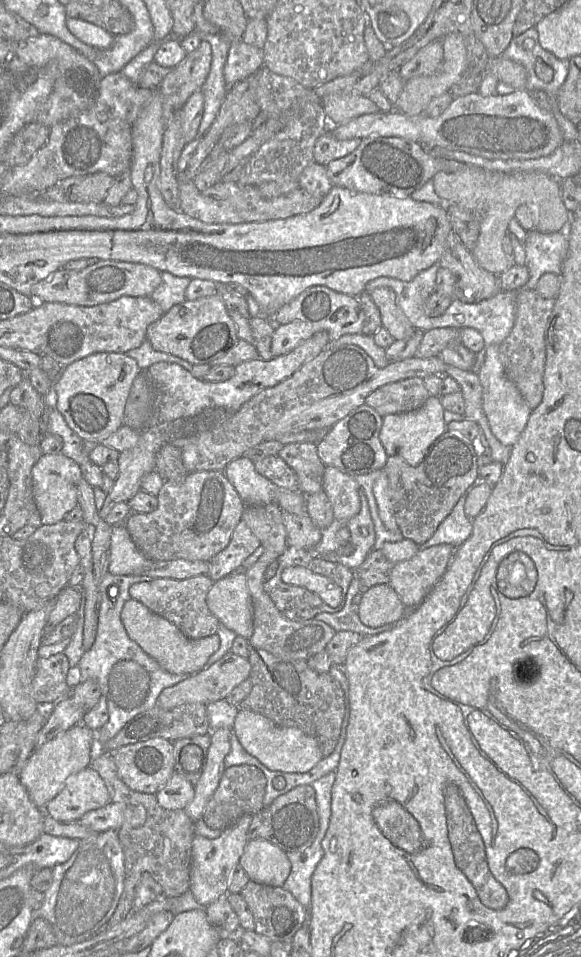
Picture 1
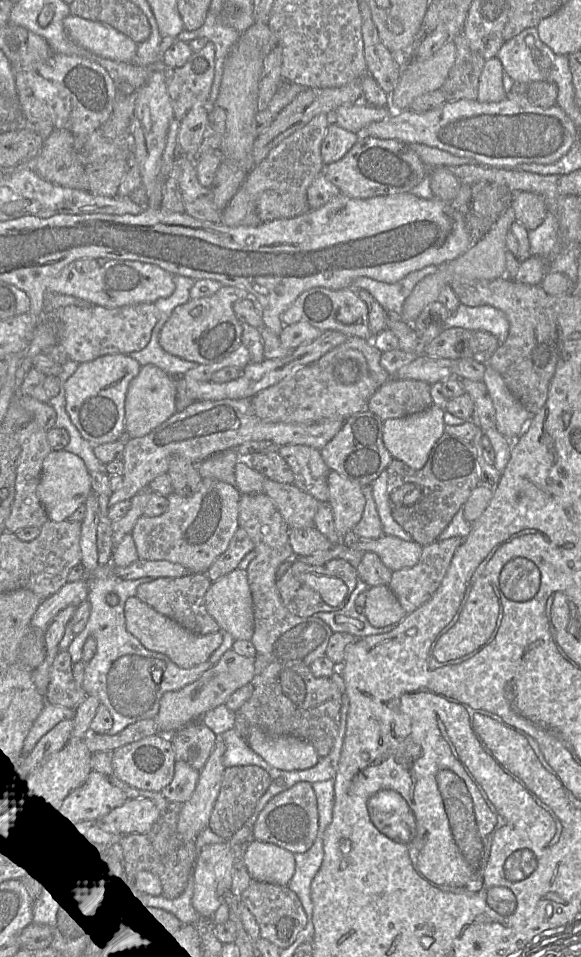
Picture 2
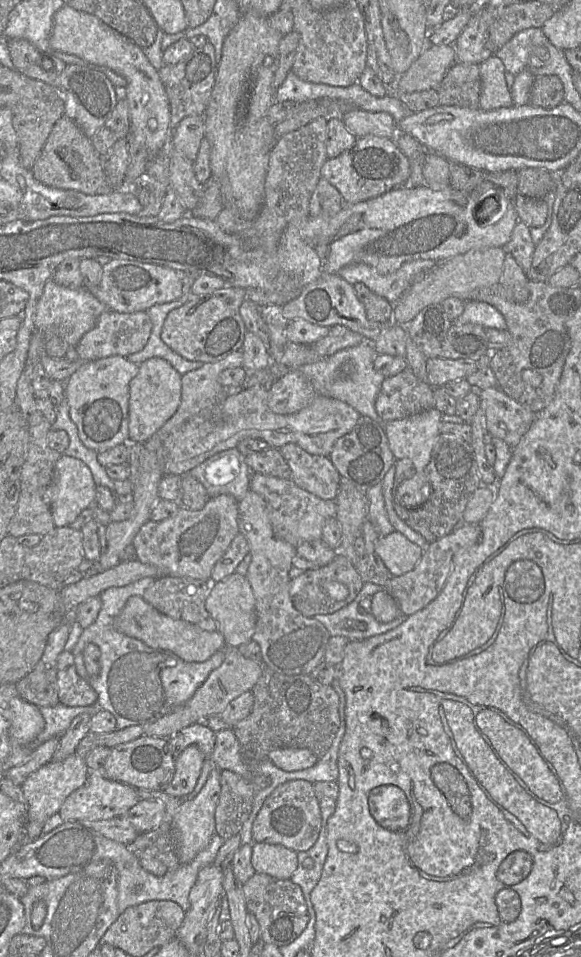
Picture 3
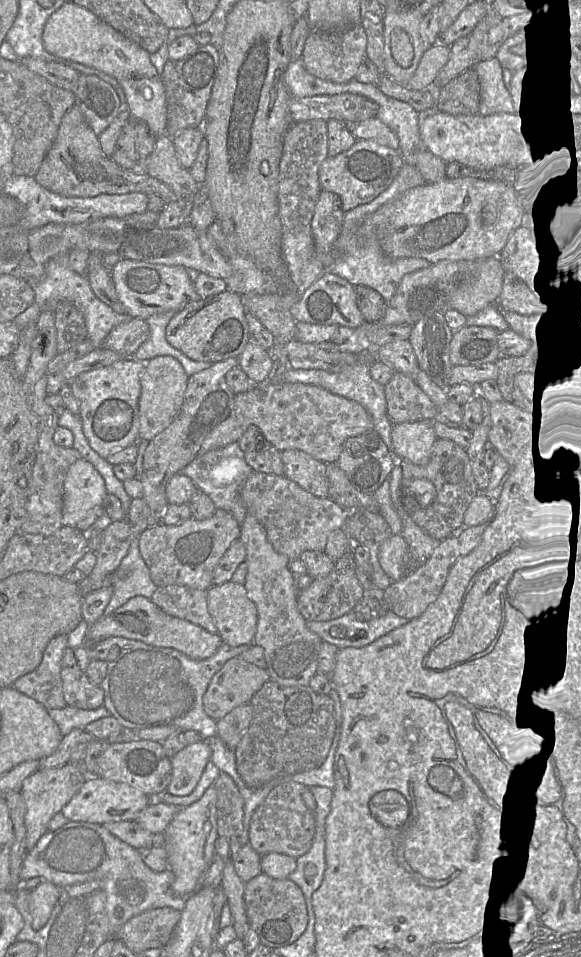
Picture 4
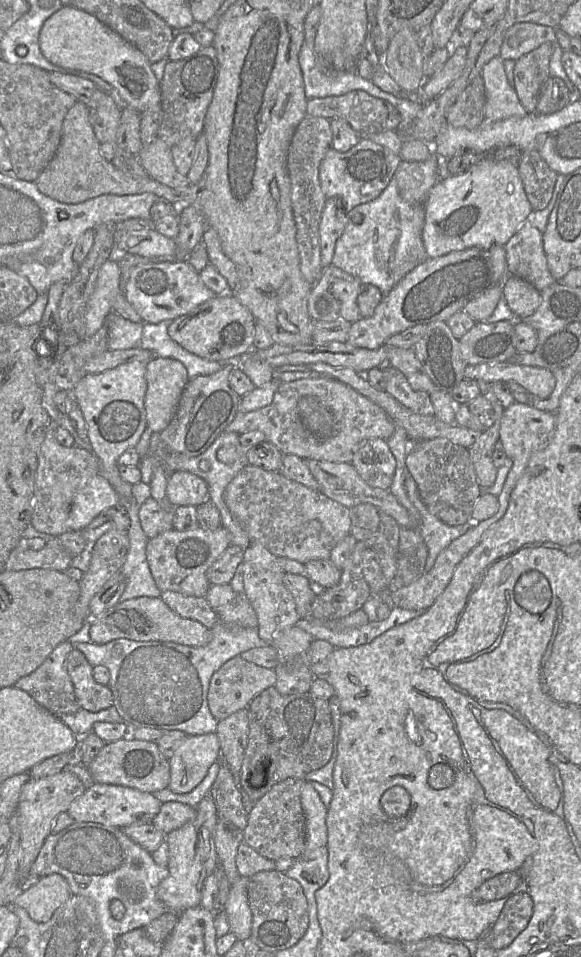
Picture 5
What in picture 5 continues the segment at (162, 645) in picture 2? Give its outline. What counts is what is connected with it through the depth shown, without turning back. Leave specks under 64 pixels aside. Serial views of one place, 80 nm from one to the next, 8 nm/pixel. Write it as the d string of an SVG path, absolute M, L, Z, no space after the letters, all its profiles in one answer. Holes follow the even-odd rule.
M137 597L119 601L101 615L90 619L90 643L105 644L124 638L134 641L174 642L182 645L201 647L211 640L211 630L198 621L183 618L173 612L160 597Z

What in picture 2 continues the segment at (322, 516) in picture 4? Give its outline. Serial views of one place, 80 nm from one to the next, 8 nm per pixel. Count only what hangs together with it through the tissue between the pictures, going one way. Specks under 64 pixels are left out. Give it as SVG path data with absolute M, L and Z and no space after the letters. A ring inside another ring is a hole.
M266 479L263 493L276 504L290 529L315 527L314 517L321 502L294 484Z

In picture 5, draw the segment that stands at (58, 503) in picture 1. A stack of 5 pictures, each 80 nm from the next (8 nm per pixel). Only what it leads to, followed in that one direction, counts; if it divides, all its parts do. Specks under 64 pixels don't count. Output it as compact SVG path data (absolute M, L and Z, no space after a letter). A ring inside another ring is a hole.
M101 473L93 476L73 497L66 520L67 531L84 530L104 510L119 504L119 496Z

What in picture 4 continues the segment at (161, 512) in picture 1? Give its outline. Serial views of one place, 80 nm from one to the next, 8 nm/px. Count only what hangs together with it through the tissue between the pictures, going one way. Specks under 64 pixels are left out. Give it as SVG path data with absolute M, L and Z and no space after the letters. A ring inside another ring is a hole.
M216 509L214 514L204 520L189 518L180 525L167 525L158 522L146 528L139 536L139 551L157 587L181 585L192 589L208 590L213 585L214 569L231 544L240 538L240 524L228 512Z

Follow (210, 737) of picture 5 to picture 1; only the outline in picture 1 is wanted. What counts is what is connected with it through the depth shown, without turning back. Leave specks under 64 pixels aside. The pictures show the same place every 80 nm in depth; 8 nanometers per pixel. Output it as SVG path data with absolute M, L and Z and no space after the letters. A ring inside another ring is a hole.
M174 772L169 781L156 793L159 805L168 810L185 809L193 800L195 785Z

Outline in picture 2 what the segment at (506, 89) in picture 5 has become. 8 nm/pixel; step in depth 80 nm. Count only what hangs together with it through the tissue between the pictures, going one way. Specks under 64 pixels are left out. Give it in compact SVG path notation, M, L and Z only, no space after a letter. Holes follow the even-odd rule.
M498 57L486 60L479 80L478 101L500 102L508 95L503 87L504 68Z

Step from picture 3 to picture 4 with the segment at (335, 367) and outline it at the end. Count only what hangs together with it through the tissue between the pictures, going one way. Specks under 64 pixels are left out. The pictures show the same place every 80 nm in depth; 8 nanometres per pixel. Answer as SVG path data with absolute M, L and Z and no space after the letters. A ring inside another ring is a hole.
M360 362L354 365L343 365L338 372L319 369L290 369L284 374L284 382L319 386L333 394L358 402L369 413L374 429L392 452L391 432L393 424L386 411L385 387L372 379L370 364L369 362Z

